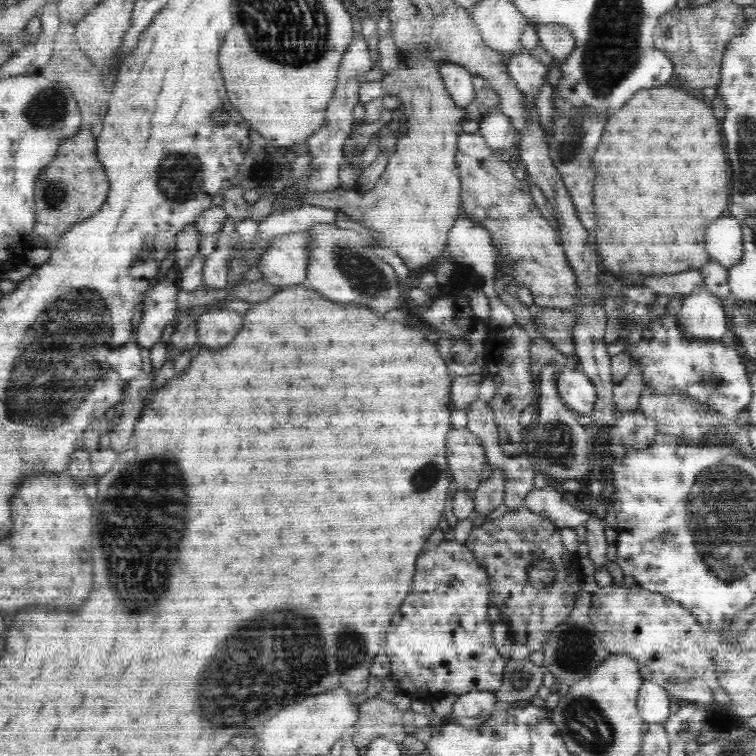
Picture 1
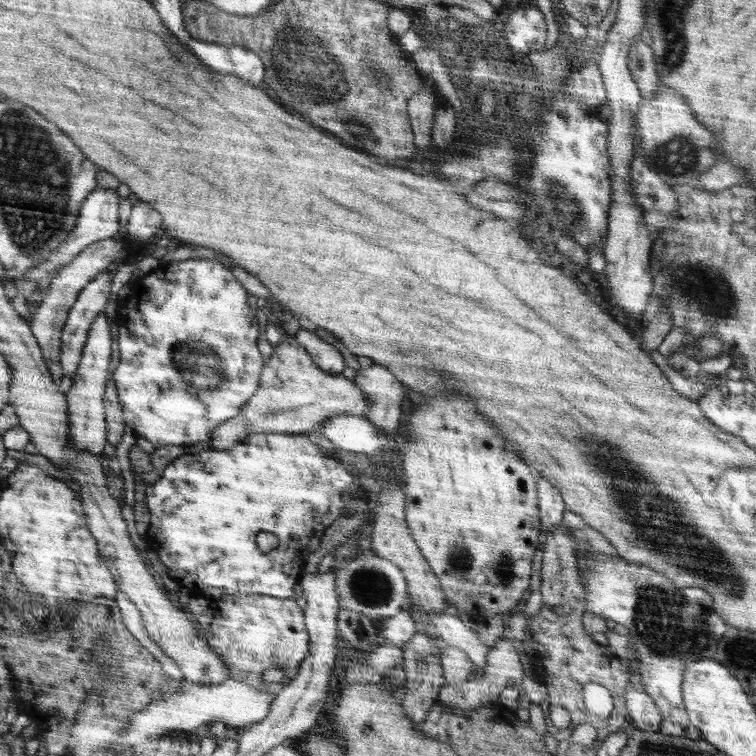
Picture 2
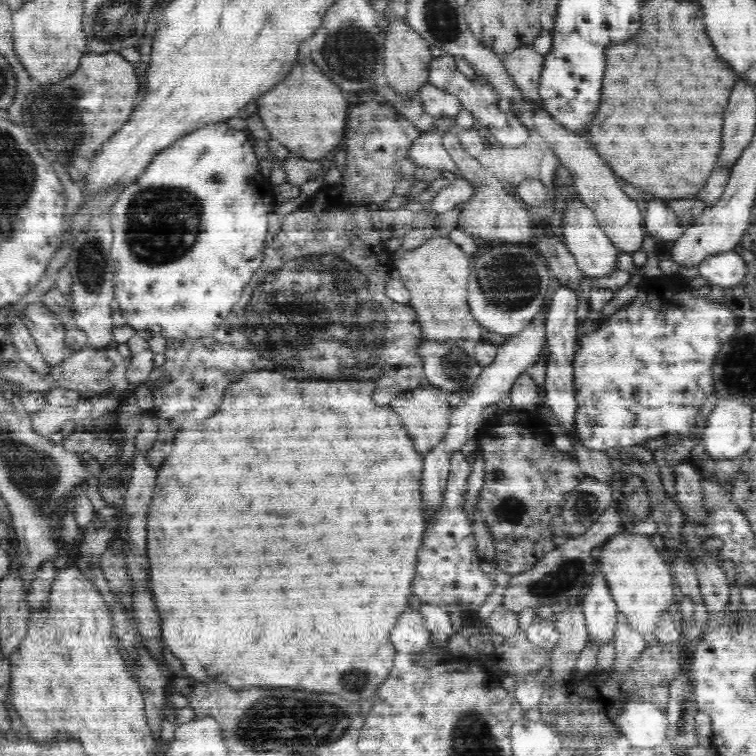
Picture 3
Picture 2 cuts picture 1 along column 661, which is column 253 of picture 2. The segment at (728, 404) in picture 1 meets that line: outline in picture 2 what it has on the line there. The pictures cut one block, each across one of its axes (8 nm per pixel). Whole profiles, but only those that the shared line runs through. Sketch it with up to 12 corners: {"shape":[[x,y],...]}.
{"shape":[[220,262],[133,278],[124,422],[206,442],[261,380],[248,292]]}

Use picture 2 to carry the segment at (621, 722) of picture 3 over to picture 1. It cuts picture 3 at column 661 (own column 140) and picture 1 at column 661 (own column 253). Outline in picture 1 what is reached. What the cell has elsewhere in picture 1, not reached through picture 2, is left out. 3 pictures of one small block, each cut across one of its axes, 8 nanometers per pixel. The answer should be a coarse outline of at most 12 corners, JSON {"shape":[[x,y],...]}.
{"shape":[[655,681],[640,686],[637,706],[644,722],[670,716],[673,697]]}

